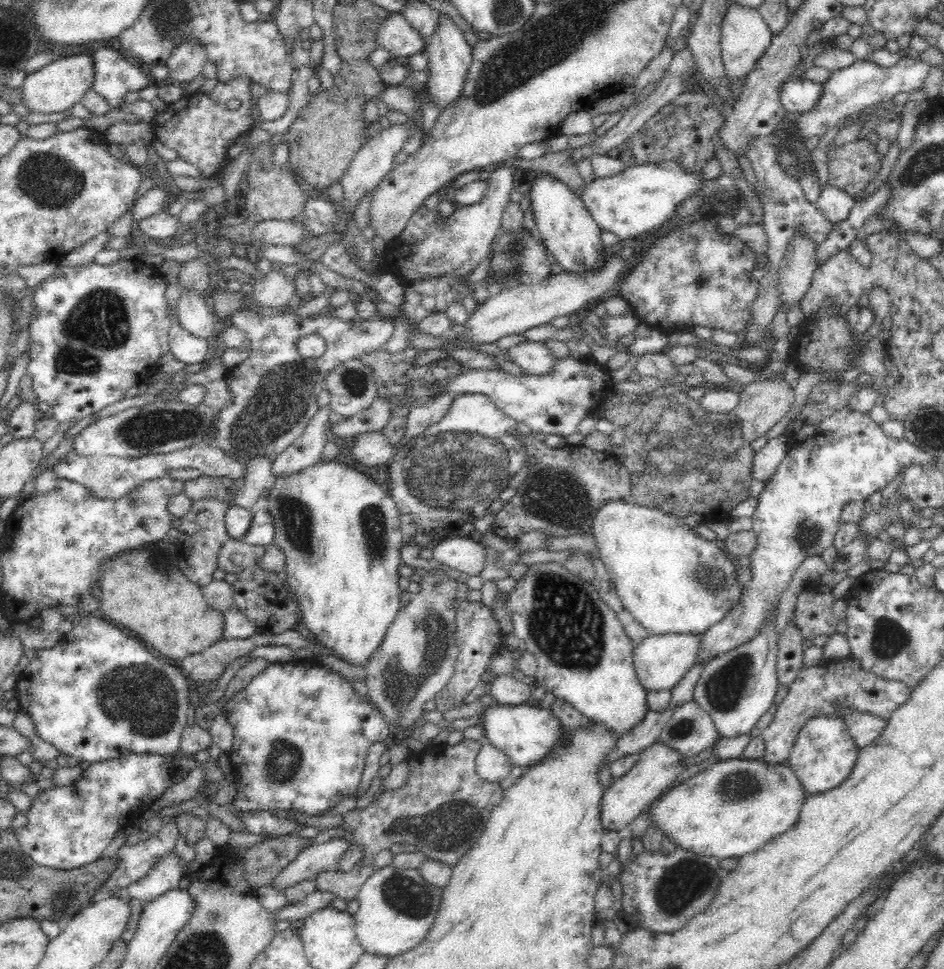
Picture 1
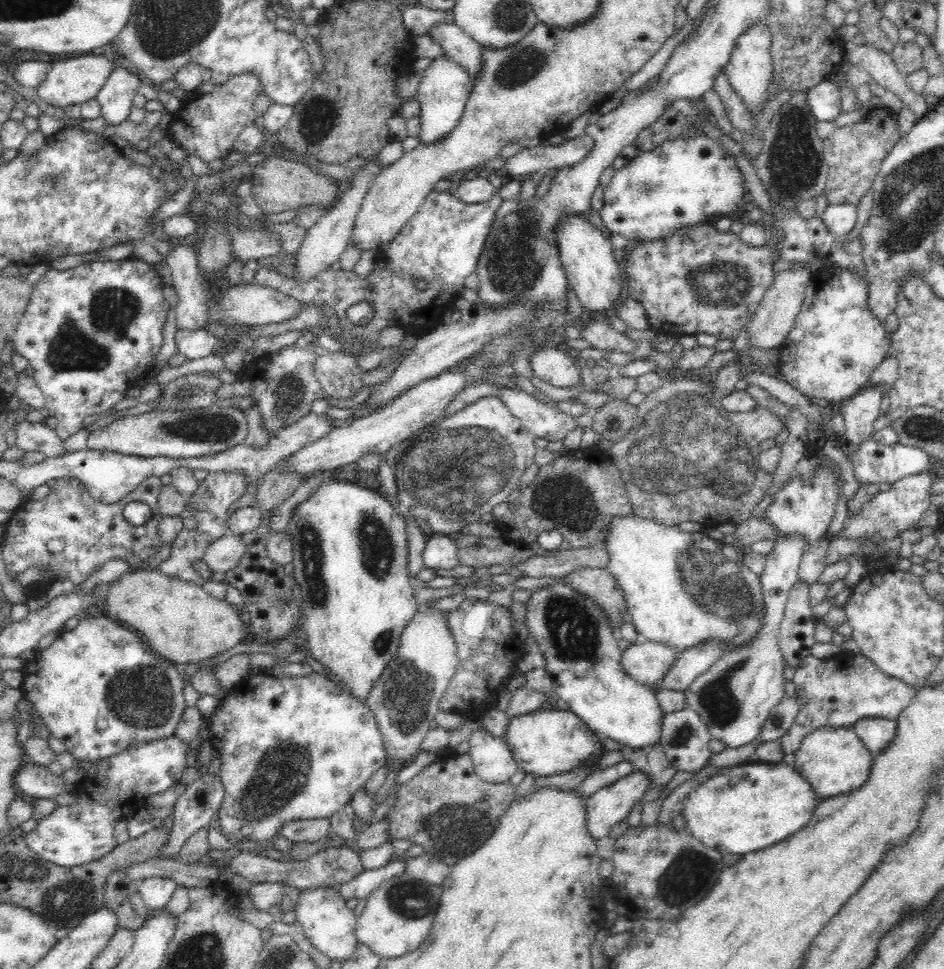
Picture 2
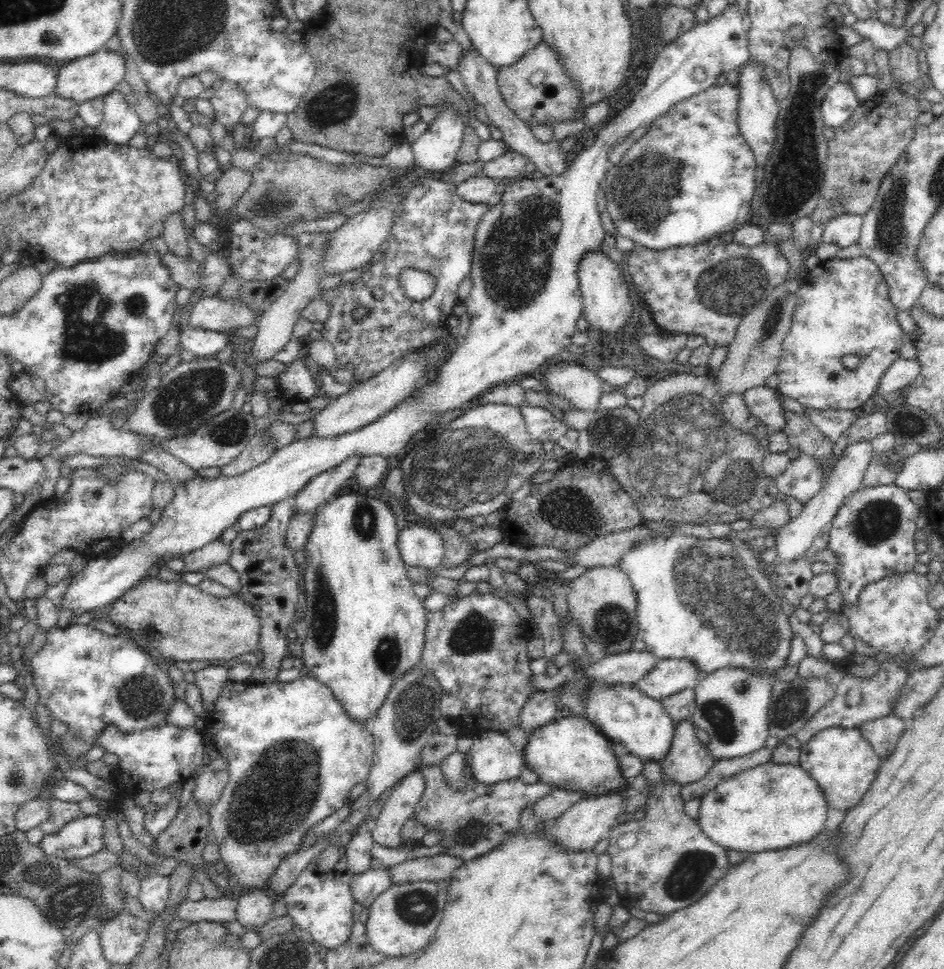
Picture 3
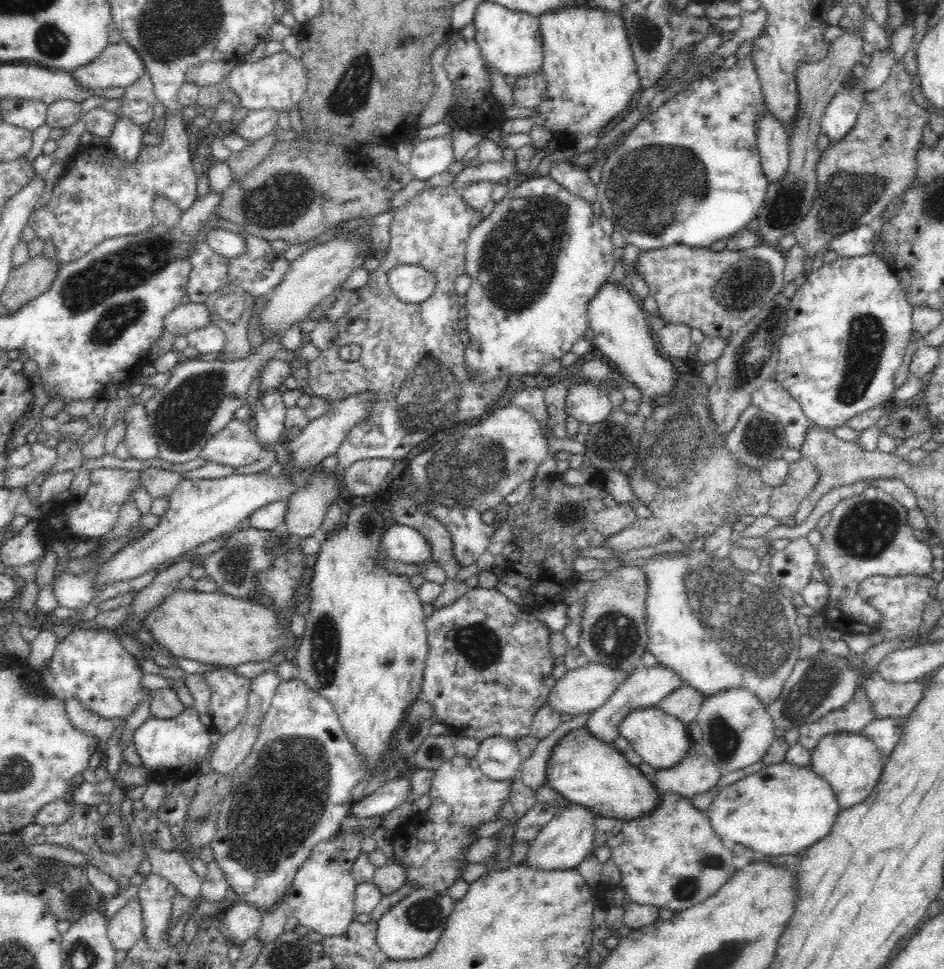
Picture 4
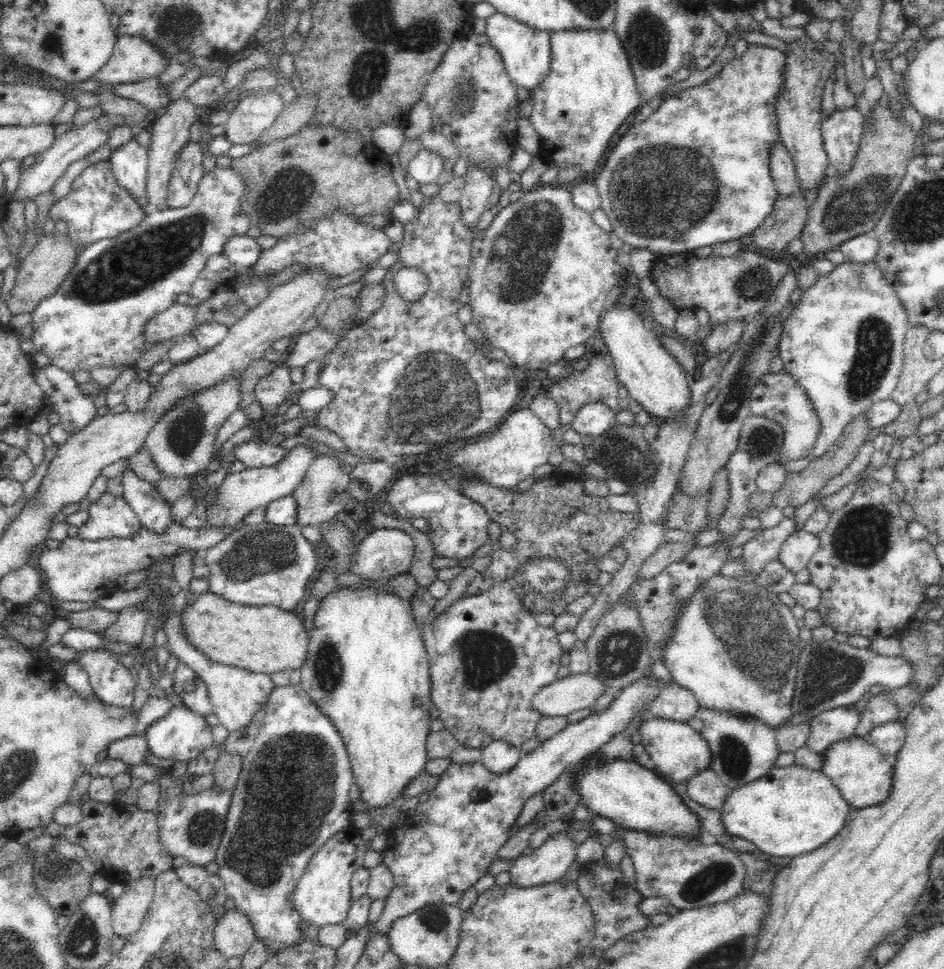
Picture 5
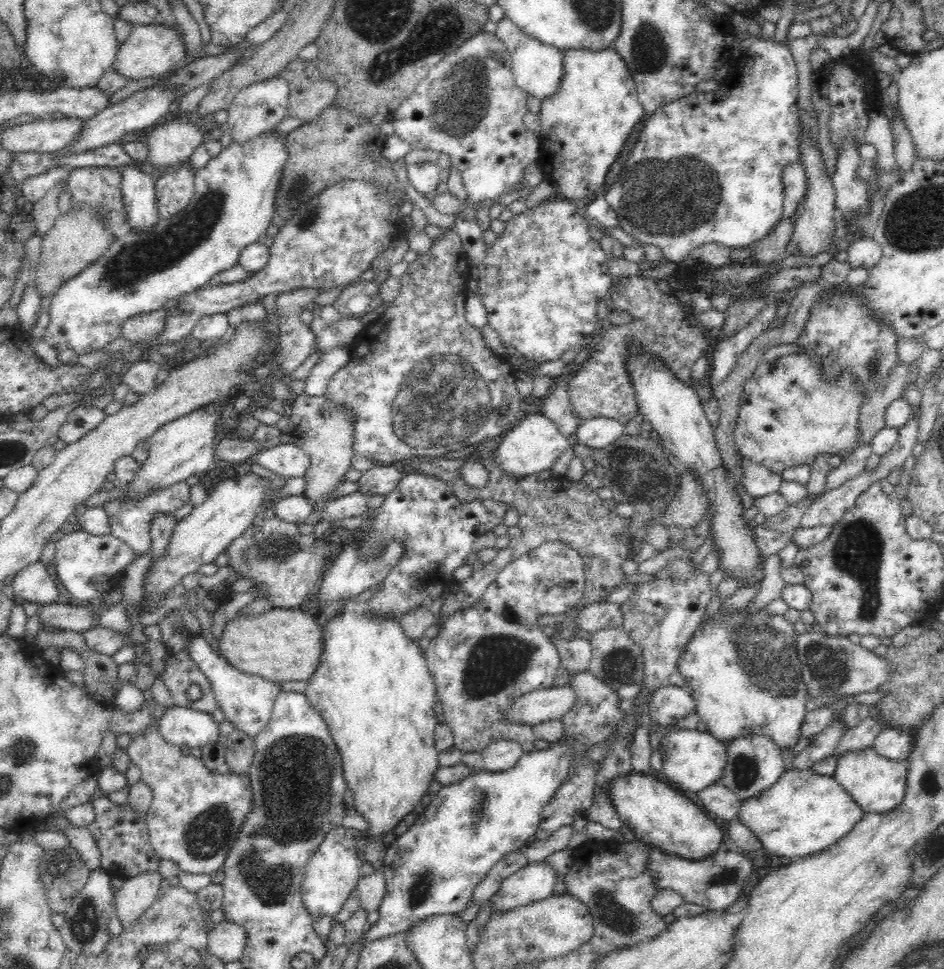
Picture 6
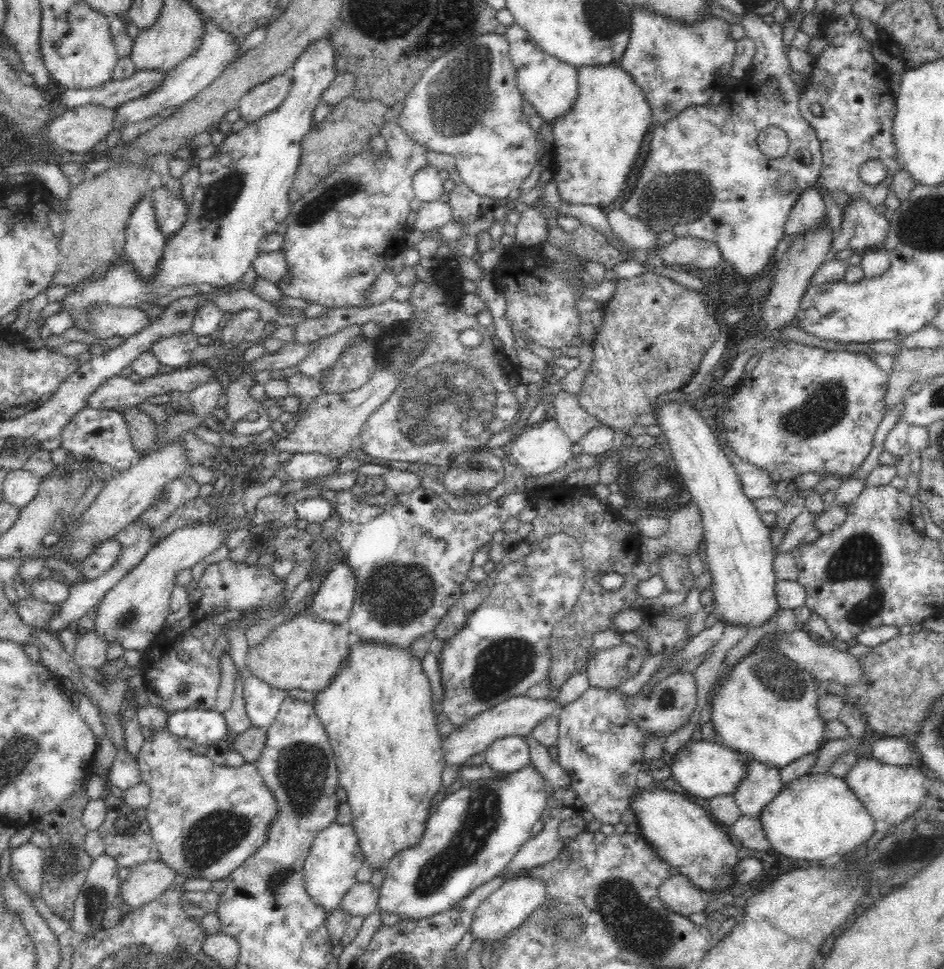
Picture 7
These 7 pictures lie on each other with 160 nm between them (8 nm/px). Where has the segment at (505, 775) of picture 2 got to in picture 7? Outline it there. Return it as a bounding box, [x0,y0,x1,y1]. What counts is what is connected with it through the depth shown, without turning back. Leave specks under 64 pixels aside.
[483,736,530,774]

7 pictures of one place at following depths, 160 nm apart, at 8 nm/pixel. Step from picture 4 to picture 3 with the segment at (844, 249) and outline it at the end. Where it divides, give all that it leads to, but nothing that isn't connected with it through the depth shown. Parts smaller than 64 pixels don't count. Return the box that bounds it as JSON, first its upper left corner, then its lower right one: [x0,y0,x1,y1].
[821,214,863,248]

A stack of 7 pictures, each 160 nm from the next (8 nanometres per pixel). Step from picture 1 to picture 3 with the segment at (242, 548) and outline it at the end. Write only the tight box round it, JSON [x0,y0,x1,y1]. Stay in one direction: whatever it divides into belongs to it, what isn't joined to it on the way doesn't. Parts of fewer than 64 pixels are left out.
[184,538,231,572]

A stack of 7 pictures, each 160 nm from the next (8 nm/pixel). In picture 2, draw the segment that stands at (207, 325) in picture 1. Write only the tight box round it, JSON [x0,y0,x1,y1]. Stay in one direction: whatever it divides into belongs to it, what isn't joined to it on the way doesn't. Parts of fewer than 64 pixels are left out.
[167,241,210,330]

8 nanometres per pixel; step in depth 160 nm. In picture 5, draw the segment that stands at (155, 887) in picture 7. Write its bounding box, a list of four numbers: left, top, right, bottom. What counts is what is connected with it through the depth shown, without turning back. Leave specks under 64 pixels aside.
[111,877,155,939]

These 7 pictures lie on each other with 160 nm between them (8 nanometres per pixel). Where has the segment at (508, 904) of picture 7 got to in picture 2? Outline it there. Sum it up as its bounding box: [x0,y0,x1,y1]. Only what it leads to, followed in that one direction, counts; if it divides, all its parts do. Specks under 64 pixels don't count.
[586,770,652,839]

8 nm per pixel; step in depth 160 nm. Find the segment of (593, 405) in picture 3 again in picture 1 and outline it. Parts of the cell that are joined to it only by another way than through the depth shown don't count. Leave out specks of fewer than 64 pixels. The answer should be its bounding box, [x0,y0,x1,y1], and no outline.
[506,340,555,375]

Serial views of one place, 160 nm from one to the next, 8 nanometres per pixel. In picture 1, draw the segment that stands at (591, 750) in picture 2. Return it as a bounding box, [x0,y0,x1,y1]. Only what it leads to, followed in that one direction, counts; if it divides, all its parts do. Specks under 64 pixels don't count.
[478,702,565,768]

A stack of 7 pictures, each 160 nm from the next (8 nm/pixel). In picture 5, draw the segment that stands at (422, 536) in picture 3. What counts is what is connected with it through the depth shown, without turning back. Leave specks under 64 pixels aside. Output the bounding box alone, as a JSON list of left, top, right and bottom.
[351,528,414,583]

